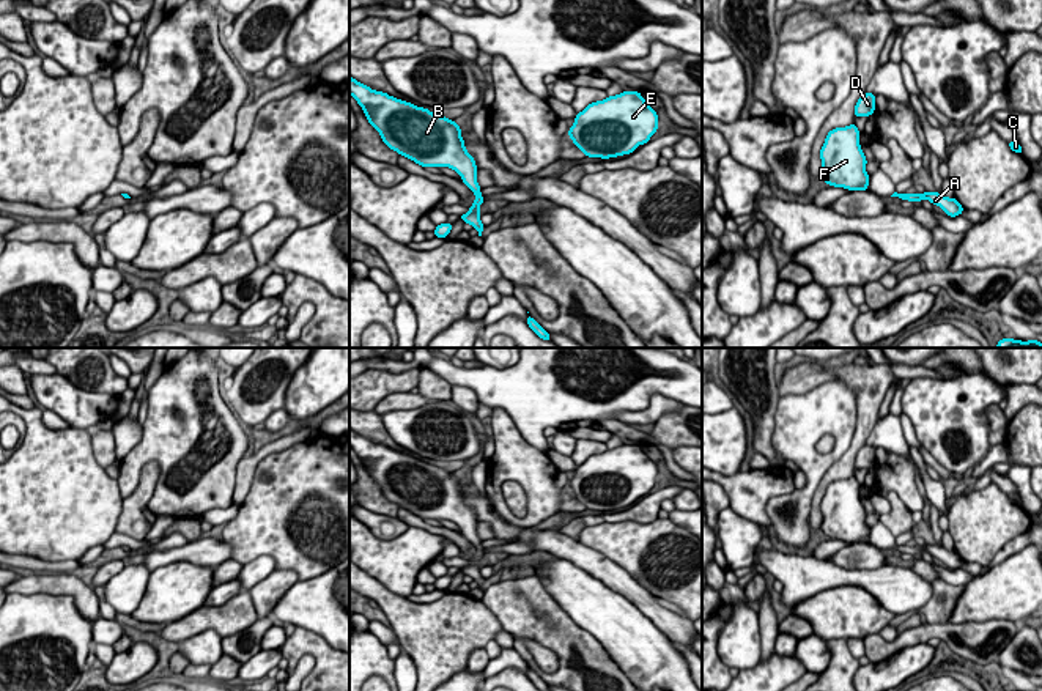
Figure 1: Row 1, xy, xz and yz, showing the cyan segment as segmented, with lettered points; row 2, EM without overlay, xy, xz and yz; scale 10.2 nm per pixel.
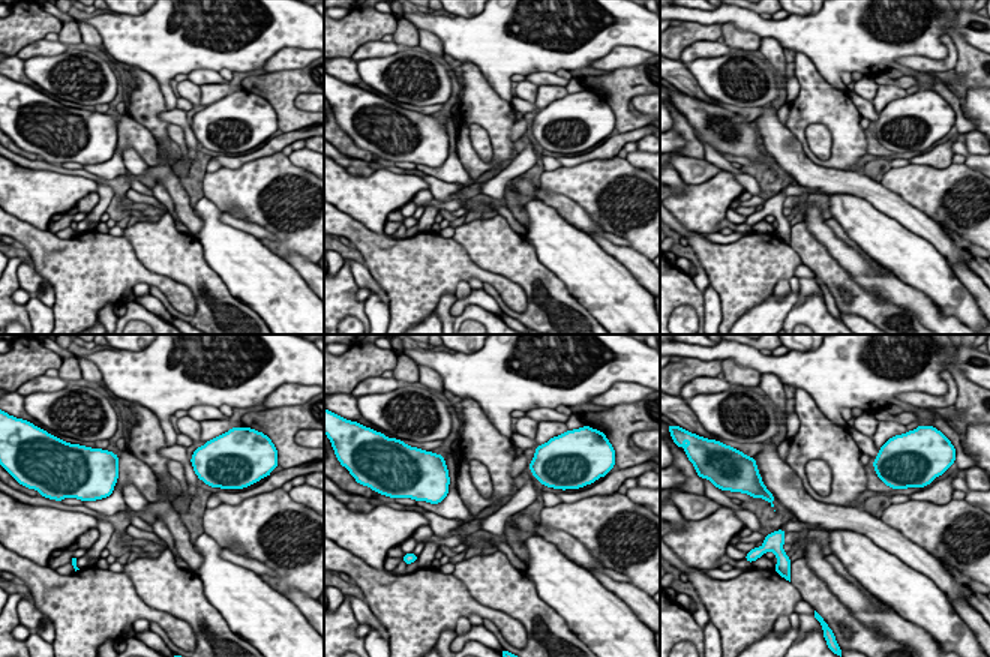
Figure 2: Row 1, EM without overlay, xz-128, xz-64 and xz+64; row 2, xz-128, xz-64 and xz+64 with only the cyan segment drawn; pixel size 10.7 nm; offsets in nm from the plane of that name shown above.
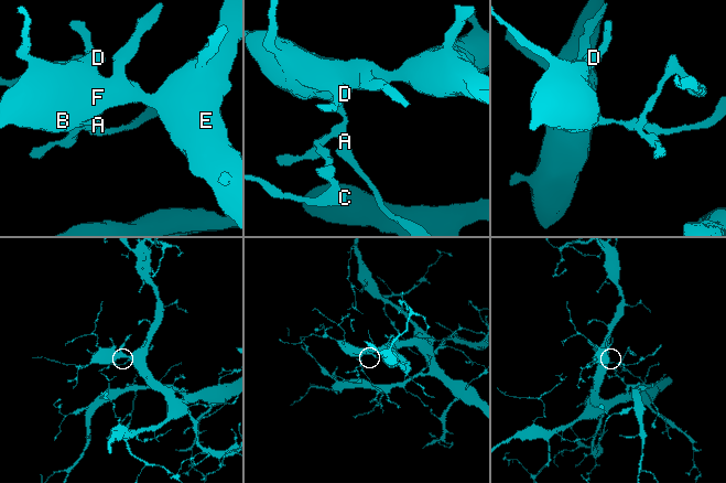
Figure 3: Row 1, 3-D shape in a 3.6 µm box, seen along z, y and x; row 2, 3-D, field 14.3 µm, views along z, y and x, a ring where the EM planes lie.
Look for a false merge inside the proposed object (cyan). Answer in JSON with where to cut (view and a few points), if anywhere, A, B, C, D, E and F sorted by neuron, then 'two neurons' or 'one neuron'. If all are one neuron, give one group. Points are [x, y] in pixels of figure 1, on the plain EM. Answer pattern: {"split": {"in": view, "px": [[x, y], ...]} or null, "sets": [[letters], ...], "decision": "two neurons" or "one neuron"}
{"split": null, "sets": [["A", "B", "C", "D", "E", "F"]], "decision": "one neuron"}

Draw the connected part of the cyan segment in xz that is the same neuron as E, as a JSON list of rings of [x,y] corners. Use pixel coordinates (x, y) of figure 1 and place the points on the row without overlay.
[[[623,444],[589,456],[568,482],[587,510],[617,510],[633,505],[658,483],[658,467],[639,444]]]

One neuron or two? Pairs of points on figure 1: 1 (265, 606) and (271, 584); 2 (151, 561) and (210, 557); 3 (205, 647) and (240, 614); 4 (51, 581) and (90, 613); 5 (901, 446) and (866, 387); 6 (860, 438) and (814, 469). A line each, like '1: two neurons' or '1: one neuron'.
1: one neuron
2: one neuron
3: two neurons
4: one neuron
5: two neurons
6: two neurons

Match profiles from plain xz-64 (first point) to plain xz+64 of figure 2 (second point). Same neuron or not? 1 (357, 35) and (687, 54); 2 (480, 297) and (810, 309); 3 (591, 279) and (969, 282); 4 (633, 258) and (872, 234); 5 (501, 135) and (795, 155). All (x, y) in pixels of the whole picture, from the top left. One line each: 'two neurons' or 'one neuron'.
1: two neurons
2: two neurons
3: two neurons
4: two neurons
5: two neurons

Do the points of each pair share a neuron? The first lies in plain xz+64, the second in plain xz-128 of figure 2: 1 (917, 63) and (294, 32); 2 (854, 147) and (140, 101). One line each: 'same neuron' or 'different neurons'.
1: different neurons
2: same neuron

